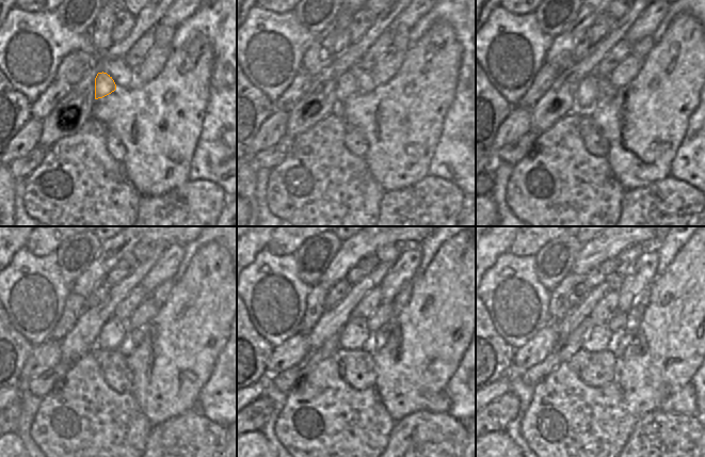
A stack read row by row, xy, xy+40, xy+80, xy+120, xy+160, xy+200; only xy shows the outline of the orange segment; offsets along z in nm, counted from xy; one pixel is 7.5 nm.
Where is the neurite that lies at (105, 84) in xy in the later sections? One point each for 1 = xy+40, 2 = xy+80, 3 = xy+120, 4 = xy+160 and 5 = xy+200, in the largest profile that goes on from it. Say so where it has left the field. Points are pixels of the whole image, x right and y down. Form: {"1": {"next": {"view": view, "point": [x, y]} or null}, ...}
{"1": {"next": {"view": "xy+40", "point": [347, 87]}}, "2": {"next": {"view": "xy+80", "point": [587, 94]}}, "3": {"next": {"view": "xy+120", "point": [112, 334]}}, "4": {"next": {"view": "xy+160", "point": [353, 335]}}, "5": {"next": {"view": "xy+200", "point": [597, 341]}}}

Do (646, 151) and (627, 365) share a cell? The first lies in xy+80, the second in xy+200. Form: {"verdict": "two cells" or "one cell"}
{"verdict": "one cell"}

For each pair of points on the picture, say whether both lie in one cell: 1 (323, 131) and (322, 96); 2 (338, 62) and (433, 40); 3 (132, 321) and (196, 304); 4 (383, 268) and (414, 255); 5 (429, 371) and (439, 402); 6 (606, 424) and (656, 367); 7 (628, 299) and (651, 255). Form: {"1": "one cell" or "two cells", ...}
{"1": "two cells", "2": "two cells", "3": "two cells", "4": "two cells", "5": "two cells", "6": "two cells", "7": "one cell"}

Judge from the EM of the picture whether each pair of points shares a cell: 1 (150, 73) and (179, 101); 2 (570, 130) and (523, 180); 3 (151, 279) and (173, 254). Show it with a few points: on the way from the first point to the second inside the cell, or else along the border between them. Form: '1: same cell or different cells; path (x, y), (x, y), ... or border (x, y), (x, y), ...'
1: different cells; border (169, 54), (164, 66), (150, 80), (135, 83)
2: same cell; path (557, 142), (531, 168)
3: same cell; path (158, 272), (170, 261)

